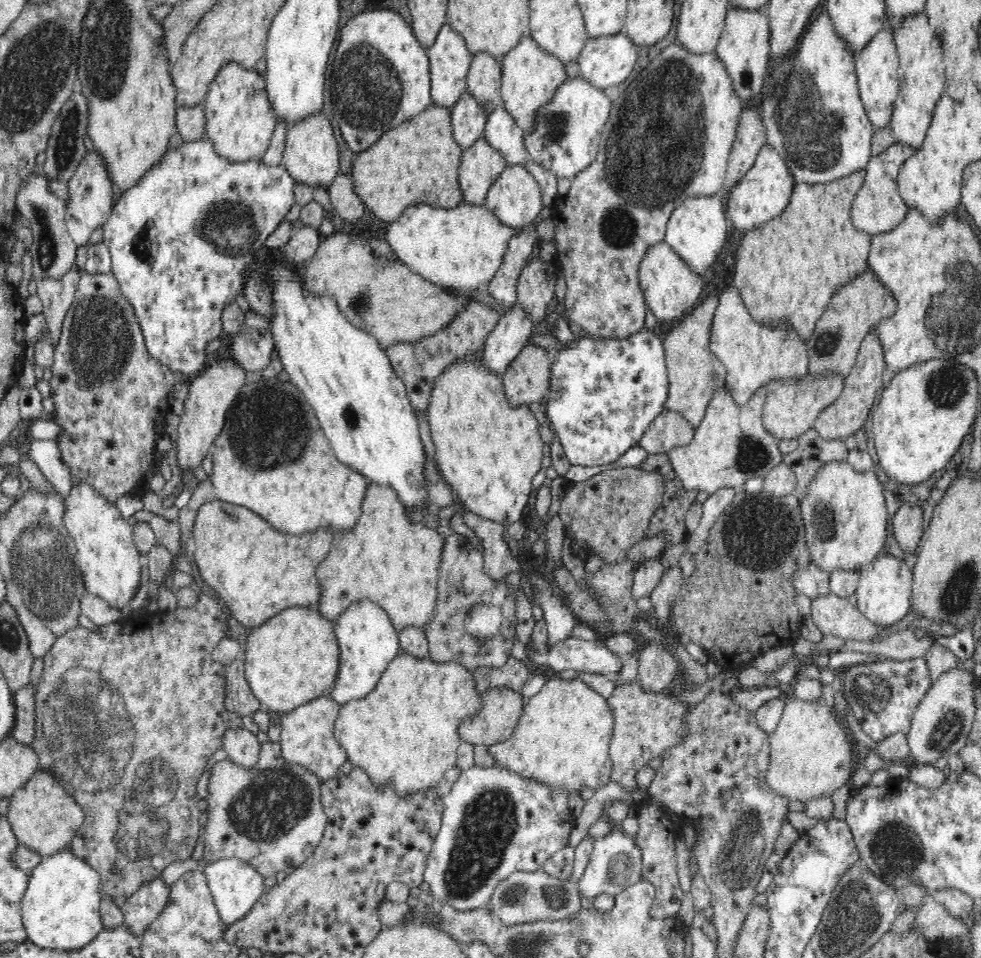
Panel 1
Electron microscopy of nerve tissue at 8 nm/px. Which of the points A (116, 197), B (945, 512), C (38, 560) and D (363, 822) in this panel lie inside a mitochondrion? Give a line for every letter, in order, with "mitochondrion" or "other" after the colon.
A: other
B: other
C: mitochondrion
D: other

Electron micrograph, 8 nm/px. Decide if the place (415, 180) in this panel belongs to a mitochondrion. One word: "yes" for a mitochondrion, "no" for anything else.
no

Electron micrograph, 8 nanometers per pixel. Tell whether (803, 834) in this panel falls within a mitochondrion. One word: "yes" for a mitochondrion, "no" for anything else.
no

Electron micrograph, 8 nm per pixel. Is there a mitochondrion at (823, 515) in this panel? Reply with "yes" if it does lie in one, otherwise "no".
yes

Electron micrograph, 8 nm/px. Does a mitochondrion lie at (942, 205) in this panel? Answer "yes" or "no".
no

